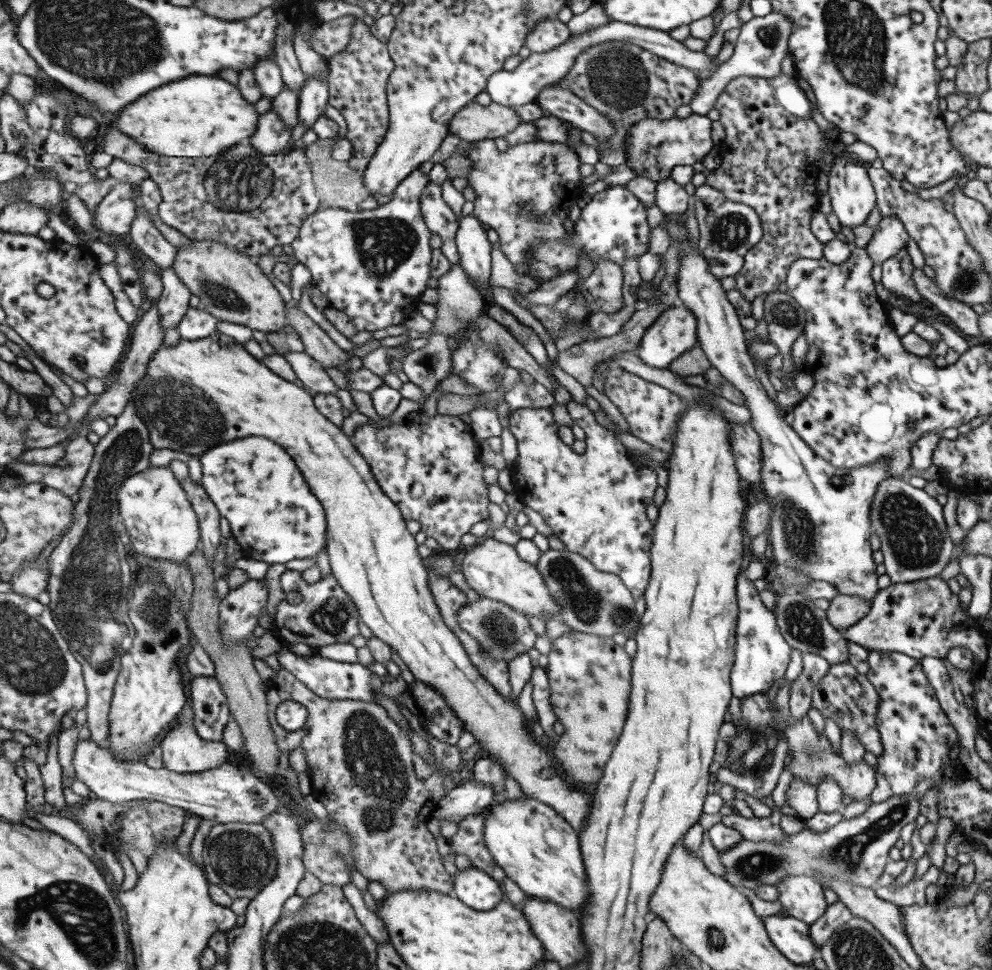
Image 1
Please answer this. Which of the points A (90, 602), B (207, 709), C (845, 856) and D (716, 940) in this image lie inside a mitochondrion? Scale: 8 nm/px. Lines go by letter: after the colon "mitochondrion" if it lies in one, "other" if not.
A: mitochondrion
B: other
C: mitochondrion
D: mitochondrion

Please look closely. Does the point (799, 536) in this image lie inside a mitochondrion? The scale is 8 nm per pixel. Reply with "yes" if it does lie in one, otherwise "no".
yes

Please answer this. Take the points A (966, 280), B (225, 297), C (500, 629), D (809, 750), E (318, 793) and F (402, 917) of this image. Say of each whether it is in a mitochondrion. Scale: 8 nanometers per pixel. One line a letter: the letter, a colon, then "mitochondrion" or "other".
A: mitochondrion
B: mitochondrion
C: mitochondrion
D: mitochondrion
E: other
F: other

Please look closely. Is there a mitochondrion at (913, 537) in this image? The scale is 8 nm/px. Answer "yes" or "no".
yes

